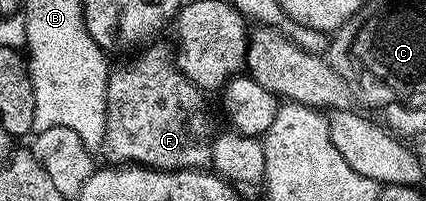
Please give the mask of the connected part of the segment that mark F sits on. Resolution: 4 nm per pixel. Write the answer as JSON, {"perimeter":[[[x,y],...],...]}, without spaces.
{"perimeter":[[[148,48],[141,50],[146,52],[138,51],[134,60],[118,68],[116,65],[109,73],[103,152],[118,165],[140,164],[142,168],[158,168],[164,172],[177,172],[180,168],[204,169],[210,163],[209,146],[215,135],[213,120],[205,105],[206,93],[174,67],[171,52],[165,48]]]}

